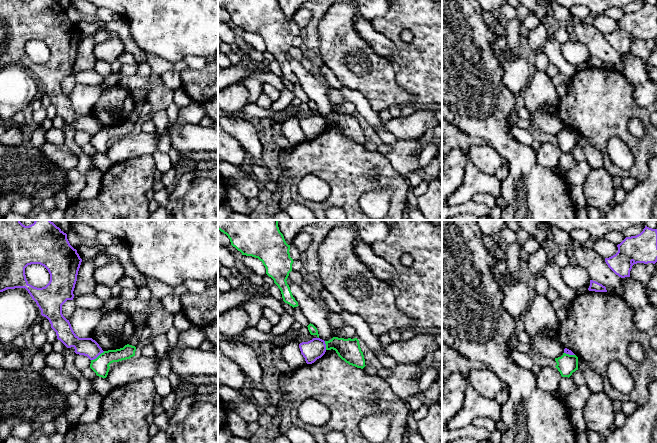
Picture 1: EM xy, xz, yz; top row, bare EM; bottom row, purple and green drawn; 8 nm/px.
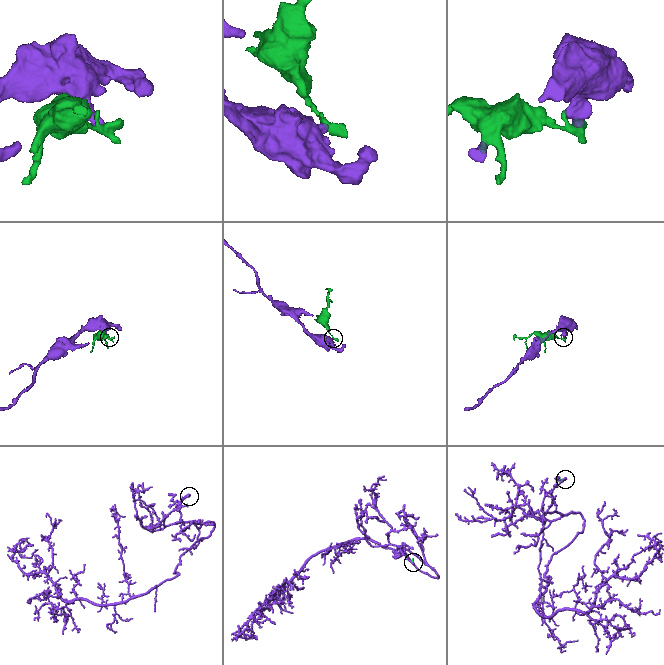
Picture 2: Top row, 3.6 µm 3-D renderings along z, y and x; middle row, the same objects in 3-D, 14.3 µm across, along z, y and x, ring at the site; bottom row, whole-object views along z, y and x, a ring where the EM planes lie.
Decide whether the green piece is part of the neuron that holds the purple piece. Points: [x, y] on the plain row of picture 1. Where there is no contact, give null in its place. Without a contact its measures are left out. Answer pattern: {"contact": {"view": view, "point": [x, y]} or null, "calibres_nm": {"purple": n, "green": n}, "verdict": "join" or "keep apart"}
{"contact": {"view": "xy", "point": [97, 132]}, "calibres_nm": {"purple": 150, "green": 140}, "verdict": "keep apart"}

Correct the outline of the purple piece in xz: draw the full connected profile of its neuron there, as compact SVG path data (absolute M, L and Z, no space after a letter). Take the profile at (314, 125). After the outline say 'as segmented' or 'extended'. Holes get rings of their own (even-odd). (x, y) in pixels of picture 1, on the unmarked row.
M313 114L308 118L302 118L299 120L299 124L307 140L314 139L326 128L325 117L320 114Z | as segmented

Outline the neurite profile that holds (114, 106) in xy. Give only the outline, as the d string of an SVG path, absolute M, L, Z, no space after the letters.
M116 84L102 93L93 108L92 115L103 127L116 126L127 121L130 113L137 107L131 91Z

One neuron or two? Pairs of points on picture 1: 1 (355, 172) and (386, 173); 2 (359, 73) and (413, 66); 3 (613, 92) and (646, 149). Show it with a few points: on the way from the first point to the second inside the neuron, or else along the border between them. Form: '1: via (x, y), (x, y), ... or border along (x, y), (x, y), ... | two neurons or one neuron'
1: via (363, 164), (377, 163), (379, 165) | one neuron
2: border along (387, 58), (394, 67), (395, 81), (404, 90) | two neurons
3: via (613, 108), (613, 122), (630, 140) | one neuron

